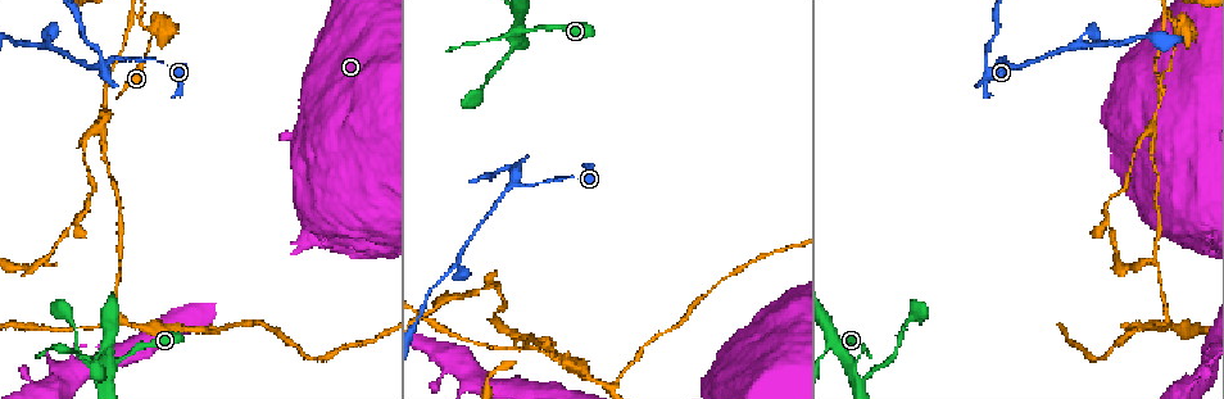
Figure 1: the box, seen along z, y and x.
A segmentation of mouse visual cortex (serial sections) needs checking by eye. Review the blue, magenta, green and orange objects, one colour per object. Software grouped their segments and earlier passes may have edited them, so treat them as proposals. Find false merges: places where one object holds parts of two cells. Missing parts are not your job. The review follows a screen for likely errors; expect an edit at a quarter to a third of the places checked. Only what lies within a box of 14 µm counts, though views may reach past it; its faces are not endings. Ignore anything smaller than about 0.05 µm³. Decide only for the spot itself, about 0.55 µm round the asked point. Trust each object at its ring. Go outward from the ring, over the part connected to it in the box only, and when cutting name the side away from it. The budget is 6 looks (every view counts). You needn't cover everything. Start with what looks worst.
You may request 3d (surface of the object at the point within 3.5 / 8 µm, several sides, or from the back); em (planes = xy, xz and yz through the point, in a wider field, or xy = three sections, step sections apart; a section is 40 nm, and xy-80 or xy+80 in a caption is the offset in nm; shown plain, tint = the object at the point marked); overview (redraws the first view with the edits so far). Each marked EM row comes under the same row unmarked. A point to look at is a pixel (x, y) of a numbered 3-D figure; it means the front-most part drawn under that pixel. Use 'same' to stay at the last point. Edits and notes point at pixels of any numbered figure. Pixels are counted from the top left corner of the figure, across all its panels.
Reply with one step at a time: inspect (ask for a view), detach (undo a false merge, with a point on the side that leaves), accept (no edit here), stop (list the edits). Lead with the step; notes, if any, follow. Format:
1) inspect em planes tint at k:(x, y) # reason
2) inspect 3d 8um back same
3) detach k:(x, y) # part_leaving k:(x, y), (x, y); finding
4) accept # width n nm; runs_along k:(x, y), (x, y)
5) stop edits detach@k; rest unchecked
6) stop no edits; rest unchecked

inspect 3d 3.5um at 1:(134, 15) # abrupt turn

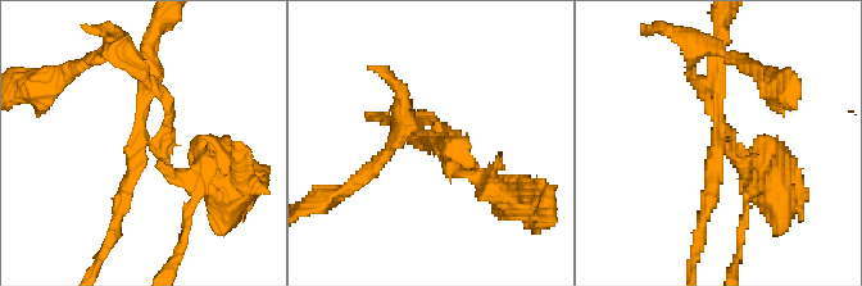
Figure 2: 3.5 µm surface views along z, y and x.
inspect em xy step 3 tint at 2:(150, 143)

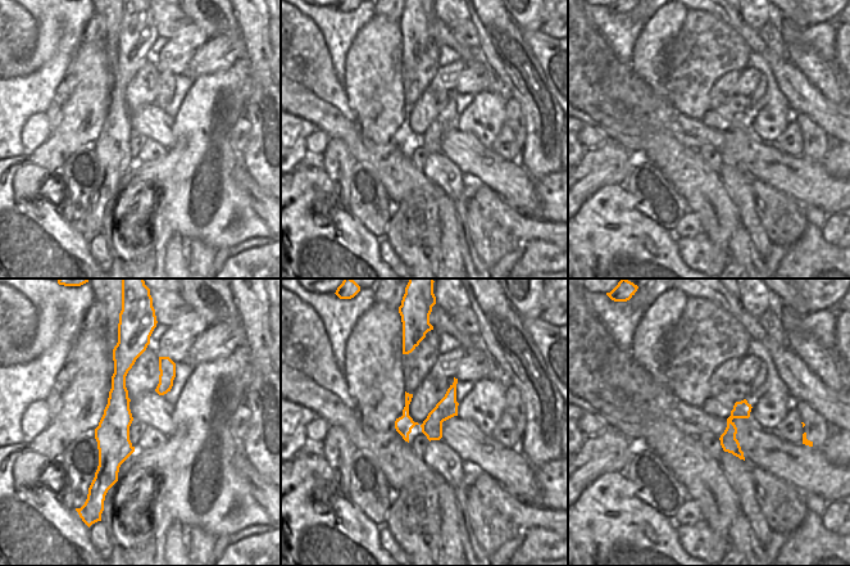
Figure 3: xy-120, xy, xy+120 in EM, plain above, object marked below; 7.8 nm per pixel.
detach 2:(114, 58) # two cells meet here

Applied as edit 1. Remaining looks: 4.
inspect 3d 8um at 1:(515, 184) # abrupt turn

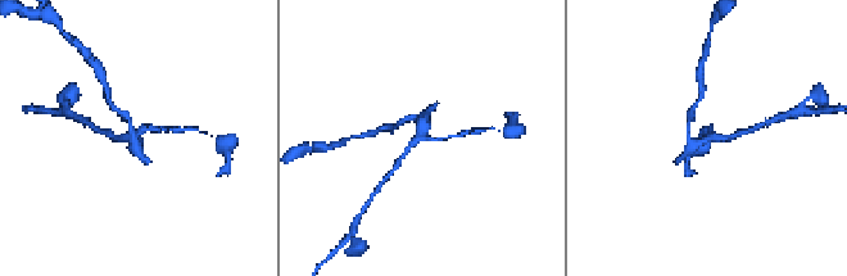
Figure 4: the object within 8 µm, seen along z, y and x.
inspect 3d 3.5um at 4:(424, 136)

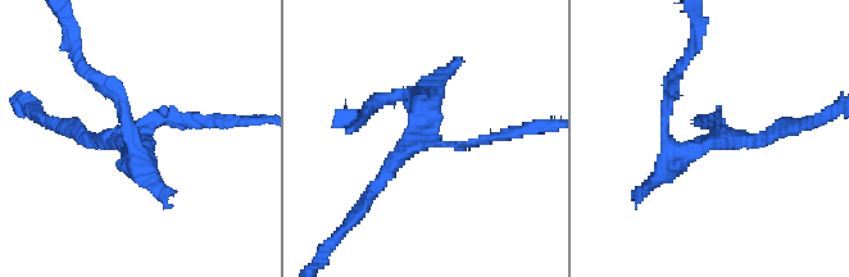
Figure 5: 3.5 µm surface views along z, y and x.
inspect em xy step 2 tint at 5:(426, 139) # arms 3; arm_widths 100, 150, 200 nm; now the EM

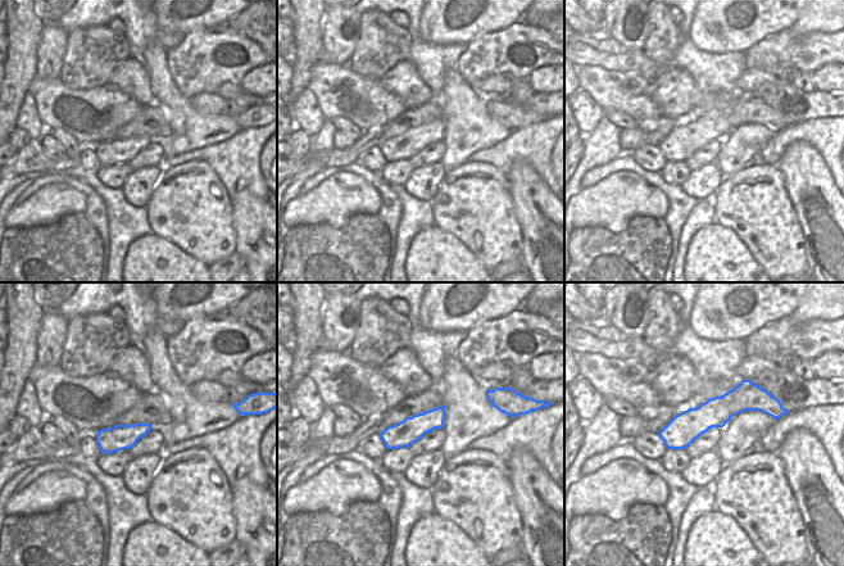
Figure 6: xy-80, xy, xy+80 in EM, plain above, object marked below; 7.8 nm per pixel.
accept # runs_along 6:(774, 413), (731, 403), (662, 434); continuous, no second cell

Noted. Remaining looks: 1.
stop edits detach@2; rest unchecked

